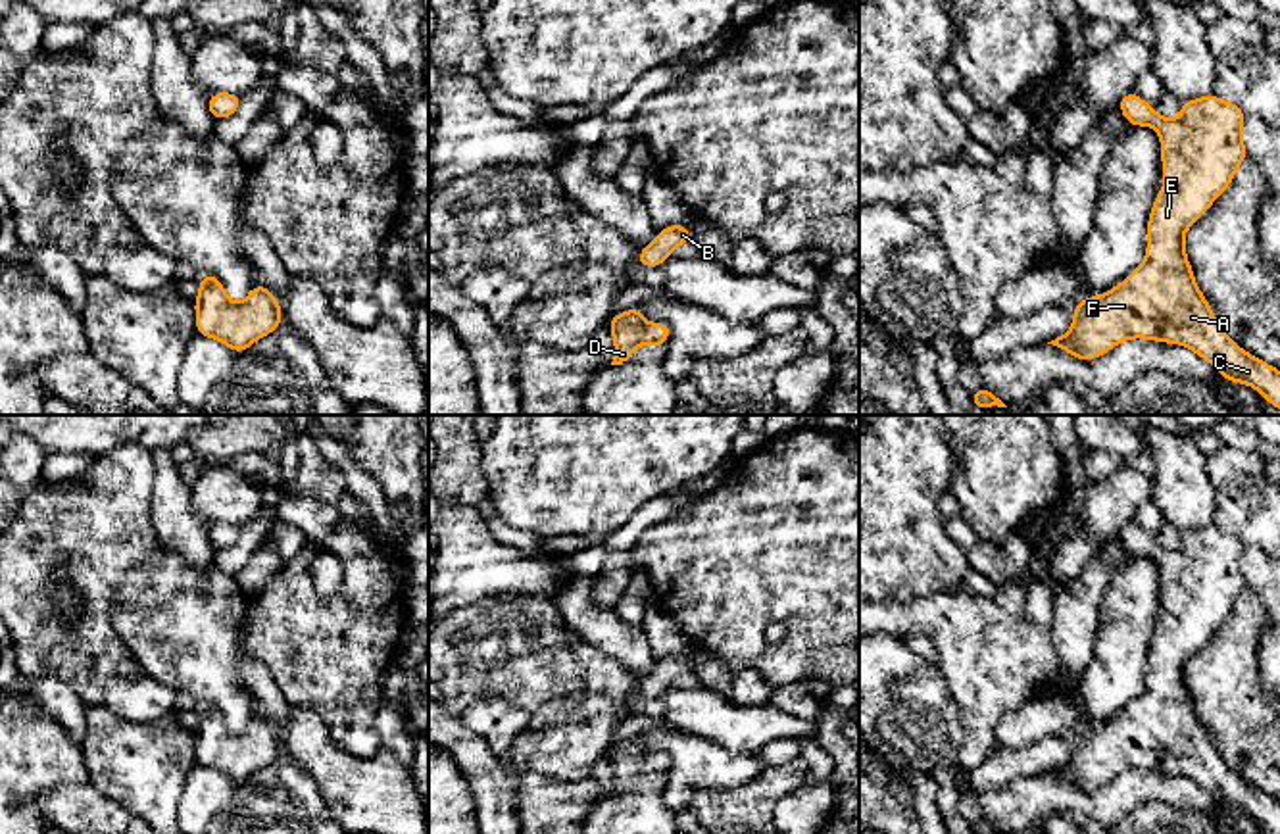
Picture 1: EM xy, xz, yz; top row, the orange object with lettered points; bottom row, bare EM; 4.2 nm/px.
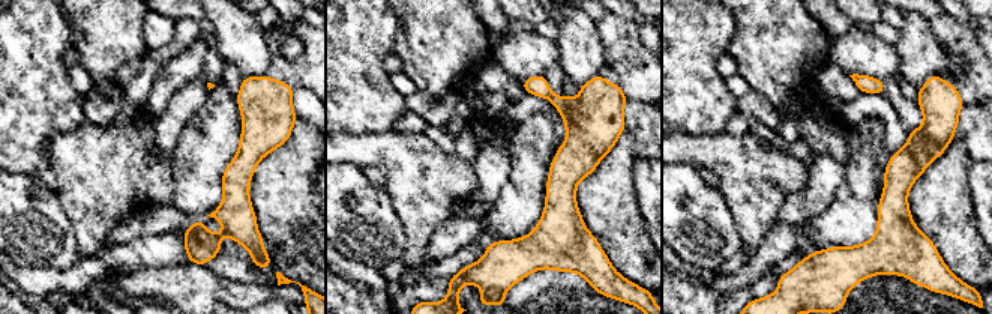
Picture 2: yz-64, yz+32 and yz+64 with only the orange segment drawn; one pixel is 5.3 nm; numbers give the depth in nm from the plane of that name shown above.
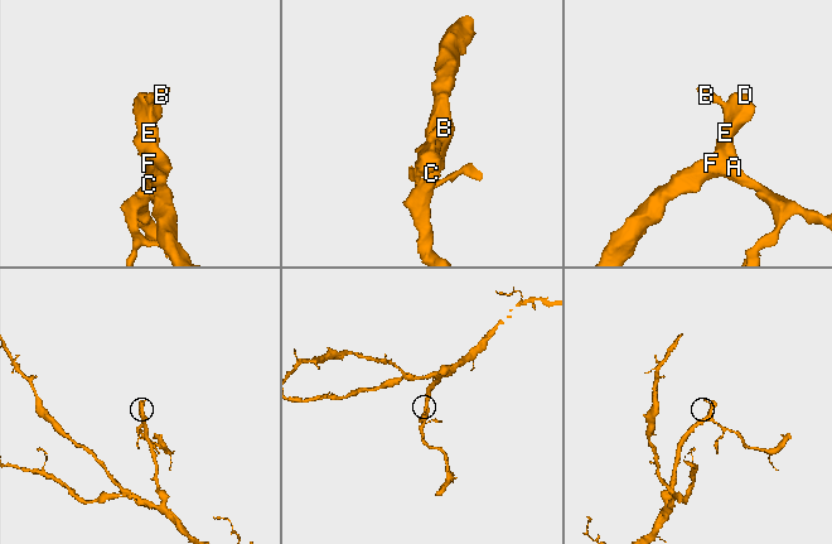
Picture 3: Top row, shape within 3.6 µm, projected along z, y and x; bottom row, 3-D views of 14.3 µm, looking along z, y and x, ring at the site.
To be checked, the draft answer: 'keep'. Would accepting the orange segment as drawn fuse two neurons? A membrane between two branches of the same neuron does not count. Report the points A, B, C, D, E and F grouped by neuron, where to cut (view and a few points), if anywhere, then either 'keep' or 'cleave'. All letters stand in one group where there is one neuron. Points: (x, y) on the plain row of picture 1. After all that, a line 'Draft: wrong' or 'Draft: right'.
A B C D E F | no cut | keep
Draft: right

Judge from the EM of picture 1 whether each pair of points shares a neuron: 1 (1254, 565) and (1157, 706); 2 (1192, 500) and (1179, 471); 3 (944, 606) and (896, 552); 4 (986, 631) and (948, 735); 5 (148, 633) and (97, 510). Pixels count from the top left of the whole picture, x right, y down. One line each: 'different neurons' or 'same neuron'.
1: different neurons
2: same neuron
3: different neurons
4: different neurons
5: different neurons

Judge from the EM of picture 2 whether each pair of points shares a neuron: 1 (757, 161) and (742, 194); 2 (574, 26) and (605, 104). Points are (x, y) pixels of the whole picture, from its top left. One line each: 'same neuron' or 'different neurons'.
1: same neuron
2: different neurons

